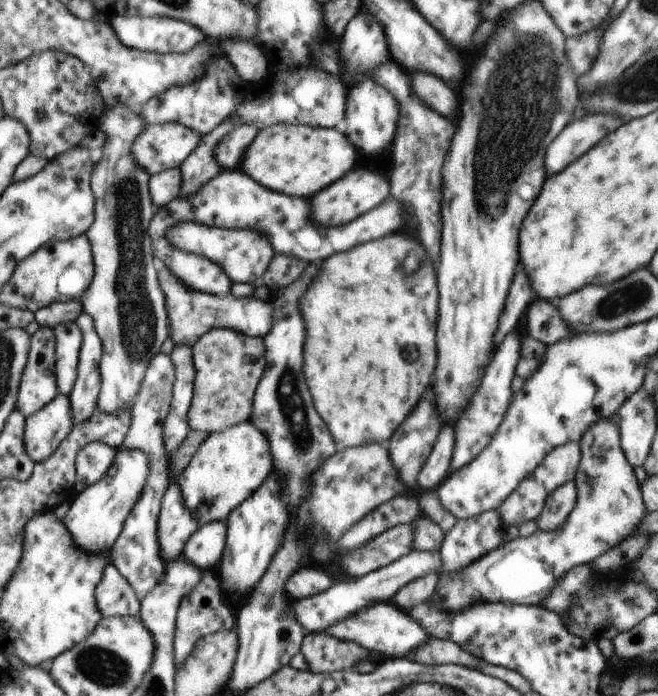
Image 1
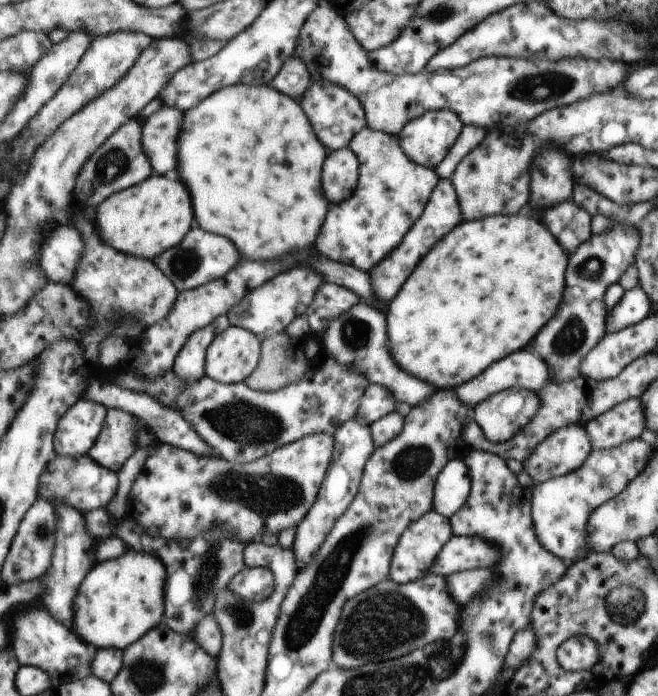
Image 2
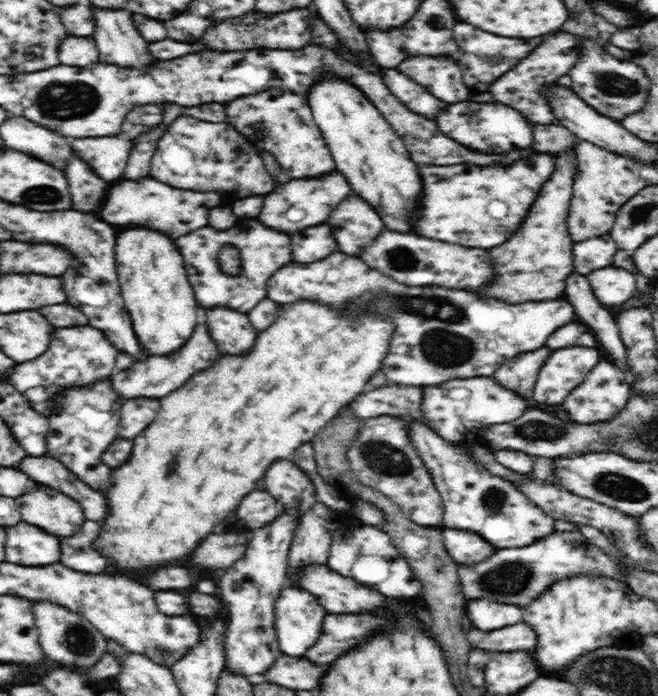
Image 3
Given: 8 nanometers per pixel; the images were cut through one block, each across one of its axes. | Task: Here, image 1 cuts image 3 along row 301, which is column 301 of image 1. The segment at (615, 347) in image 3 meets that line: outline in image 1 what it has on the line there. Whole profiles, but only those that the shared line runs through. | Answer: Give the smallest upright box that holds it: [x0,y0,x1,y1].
[286,568,332,598]

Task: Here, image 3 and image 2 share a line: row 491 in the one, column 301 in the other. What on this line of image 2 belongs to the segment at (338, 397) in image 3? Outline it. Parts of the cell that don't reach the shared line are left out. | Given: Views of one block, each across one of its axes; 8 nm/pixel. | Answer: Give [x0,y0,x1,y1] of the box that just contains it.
[178,86,332,260]

